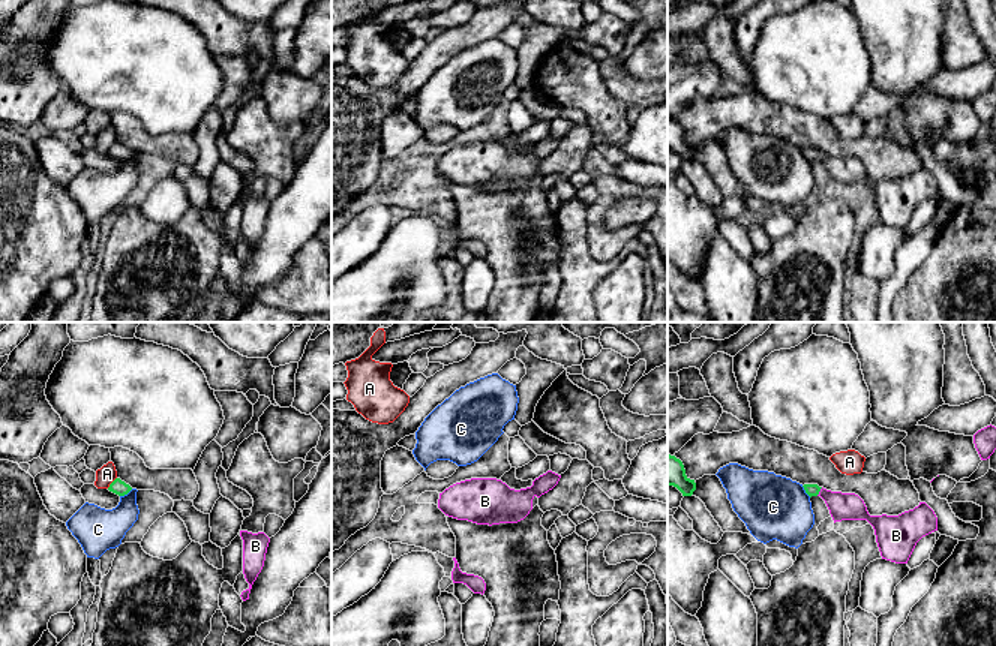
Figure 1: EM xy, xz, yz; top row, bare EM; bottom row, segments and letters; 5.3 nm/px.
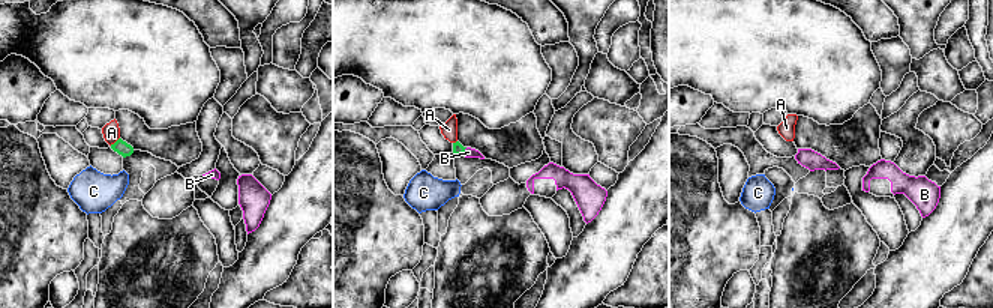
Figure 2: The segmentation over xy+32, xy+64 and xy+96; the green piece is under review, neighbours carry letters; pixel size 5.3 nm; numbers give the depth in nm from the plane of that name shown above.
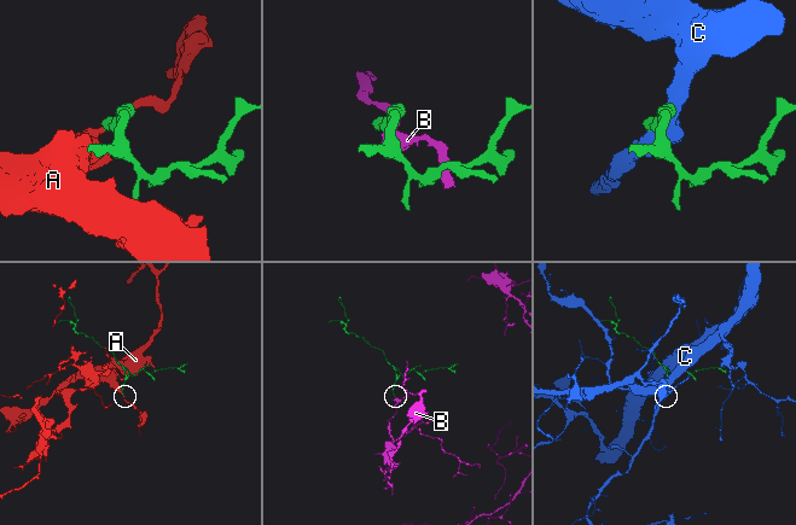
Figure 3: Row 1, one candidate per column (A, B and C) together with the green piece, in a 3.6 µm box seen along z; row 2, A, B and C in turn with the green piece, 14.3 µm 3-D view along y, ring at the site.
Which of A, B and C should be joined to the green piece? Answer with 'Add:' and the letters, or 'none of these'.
Add: B

